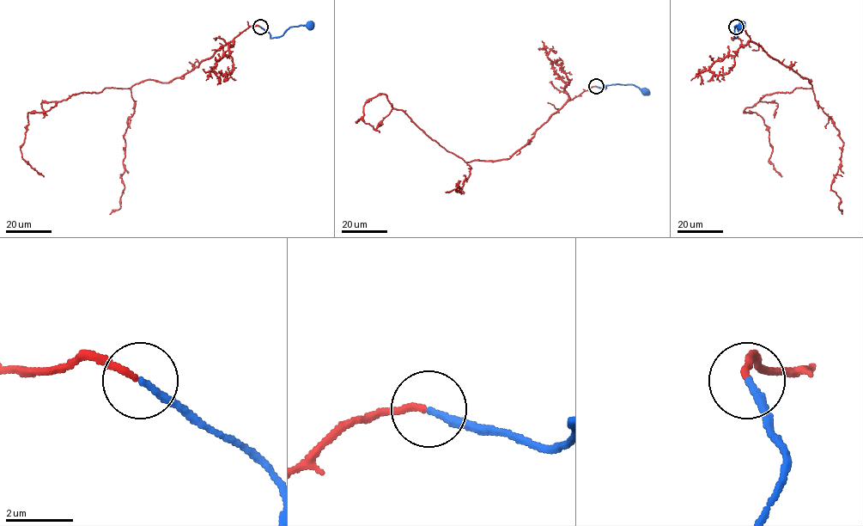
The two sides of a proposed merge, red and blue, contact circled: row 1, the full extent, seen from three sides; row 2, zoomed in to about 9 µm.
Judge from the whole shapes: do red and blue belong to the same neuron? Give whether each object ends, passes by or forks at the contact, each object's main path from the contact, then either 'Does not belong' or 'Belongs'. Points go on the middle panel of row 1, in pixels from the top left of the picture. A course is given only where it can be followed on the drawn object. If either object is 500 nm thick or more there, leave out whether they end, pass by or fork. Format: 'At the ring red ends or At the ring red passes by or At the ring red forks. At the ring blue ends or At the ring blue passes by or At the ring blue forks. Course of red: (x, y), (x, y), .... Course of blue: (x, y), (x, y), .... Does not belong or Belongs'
At the ring red ends. At the ring blue ends. Course of red: (596, 86), (568, 100), (503, 160), (465, 162), (383, 94), (365, 103), (355, 122), (361, 119), (379, 132). Course of blue: (596, 86), (604, 88), (609, 85), (633, 84), (647, 88), (647, 92). Belongs

